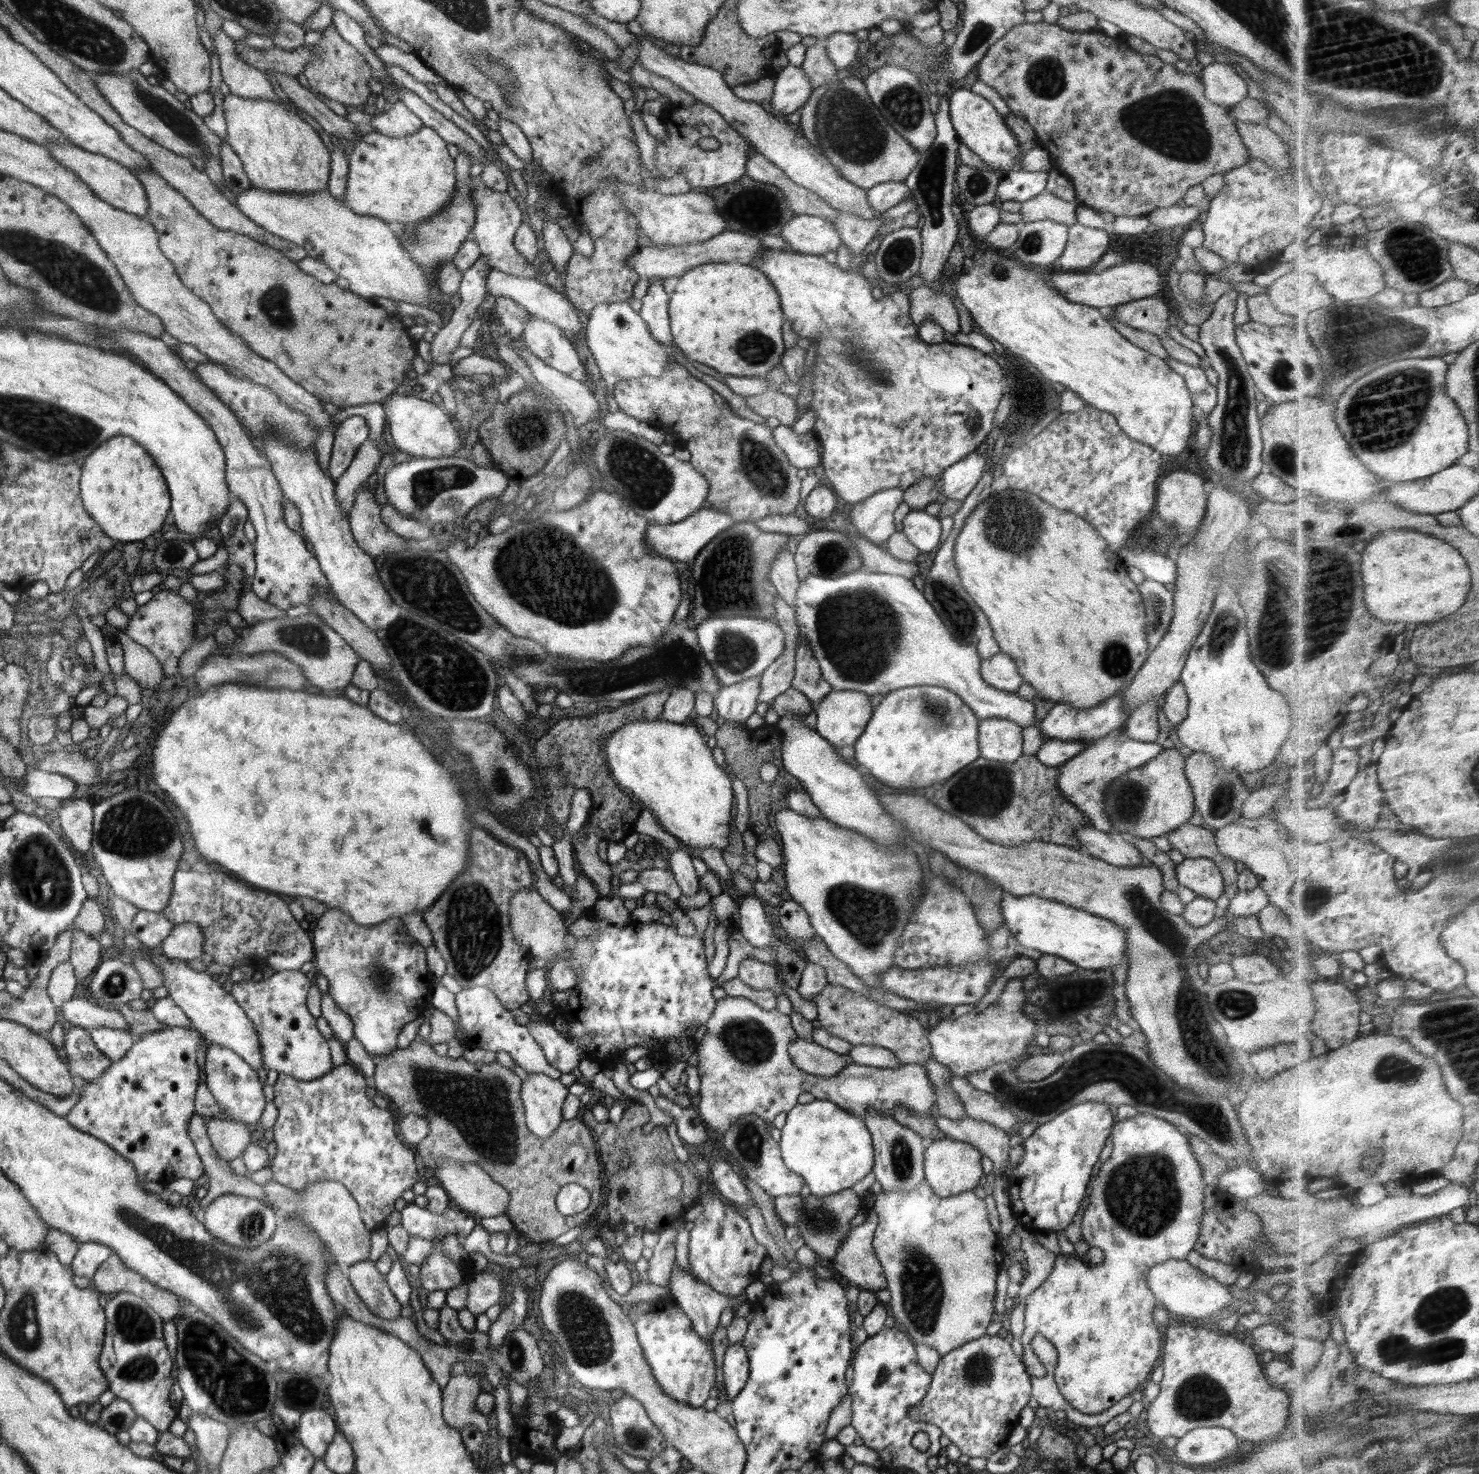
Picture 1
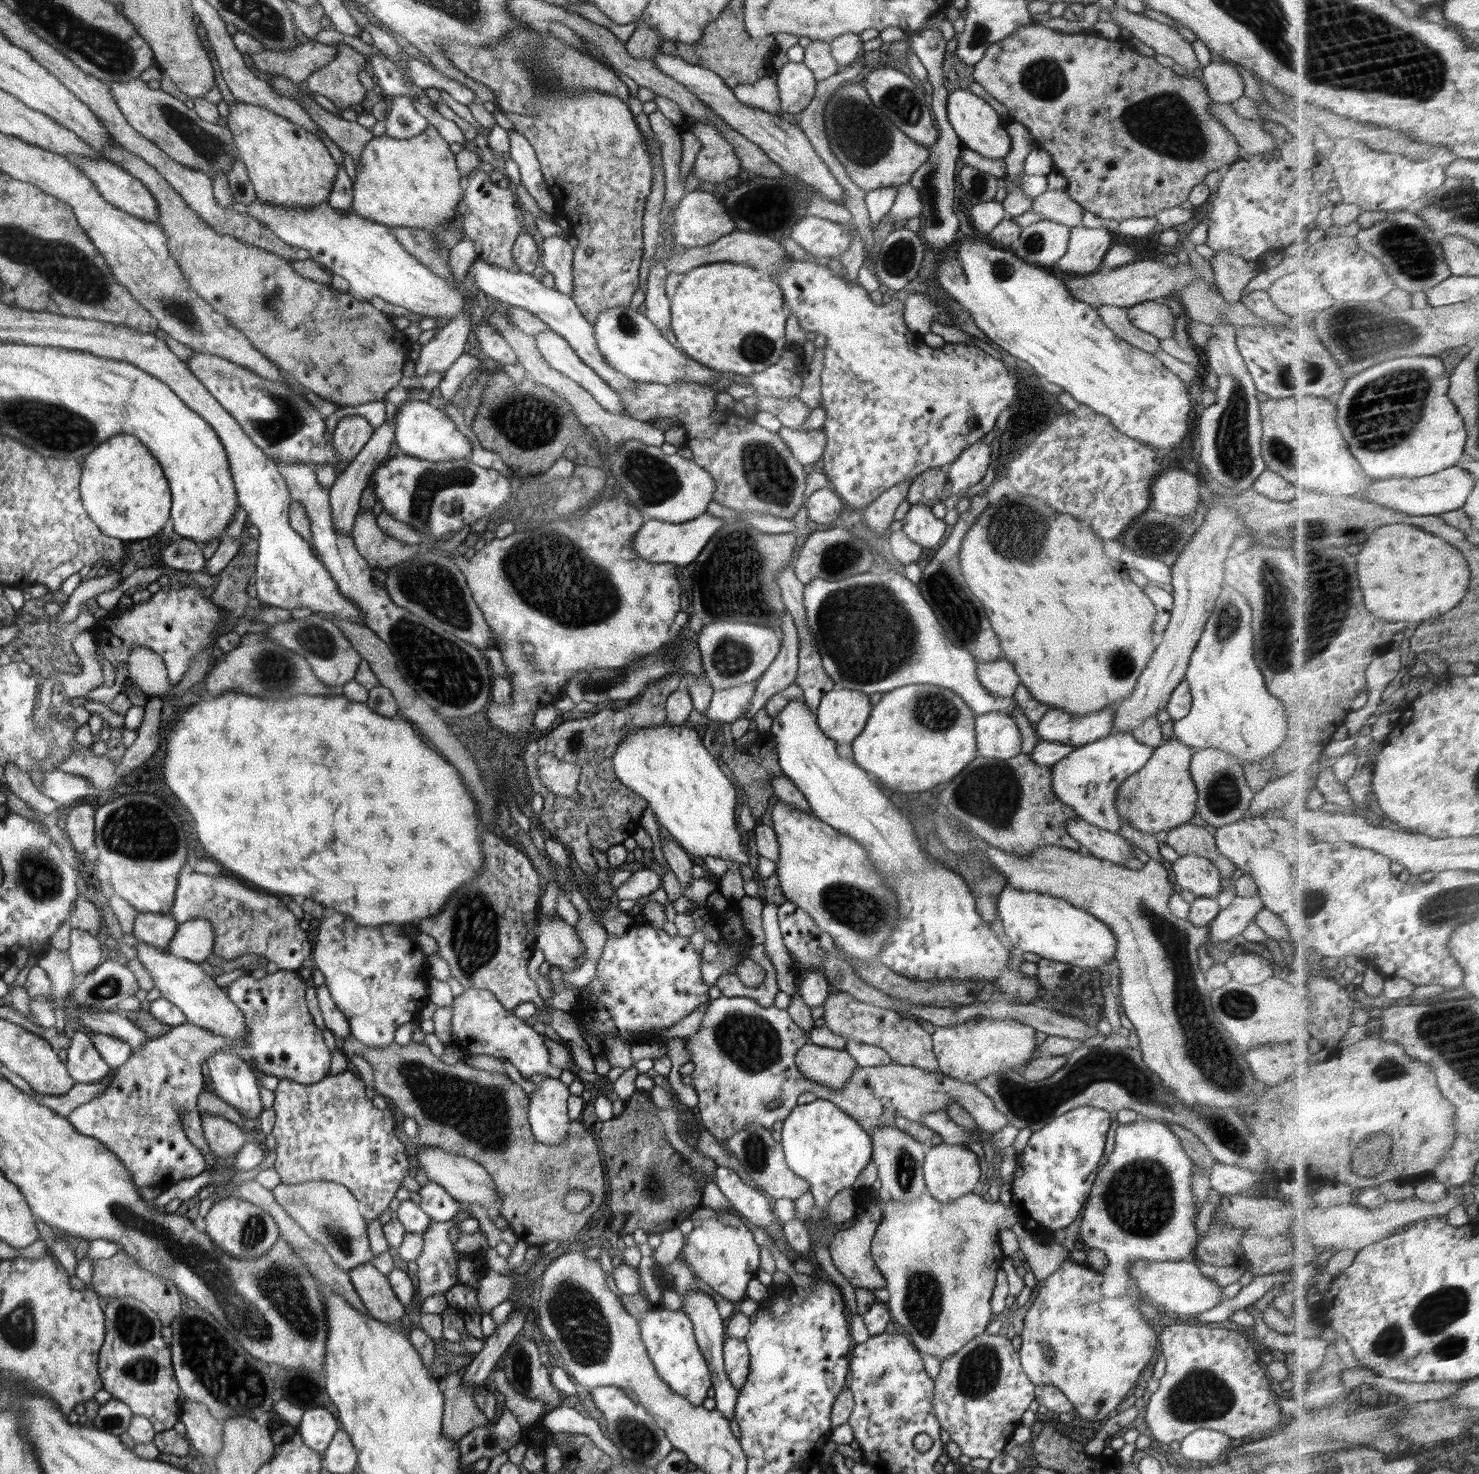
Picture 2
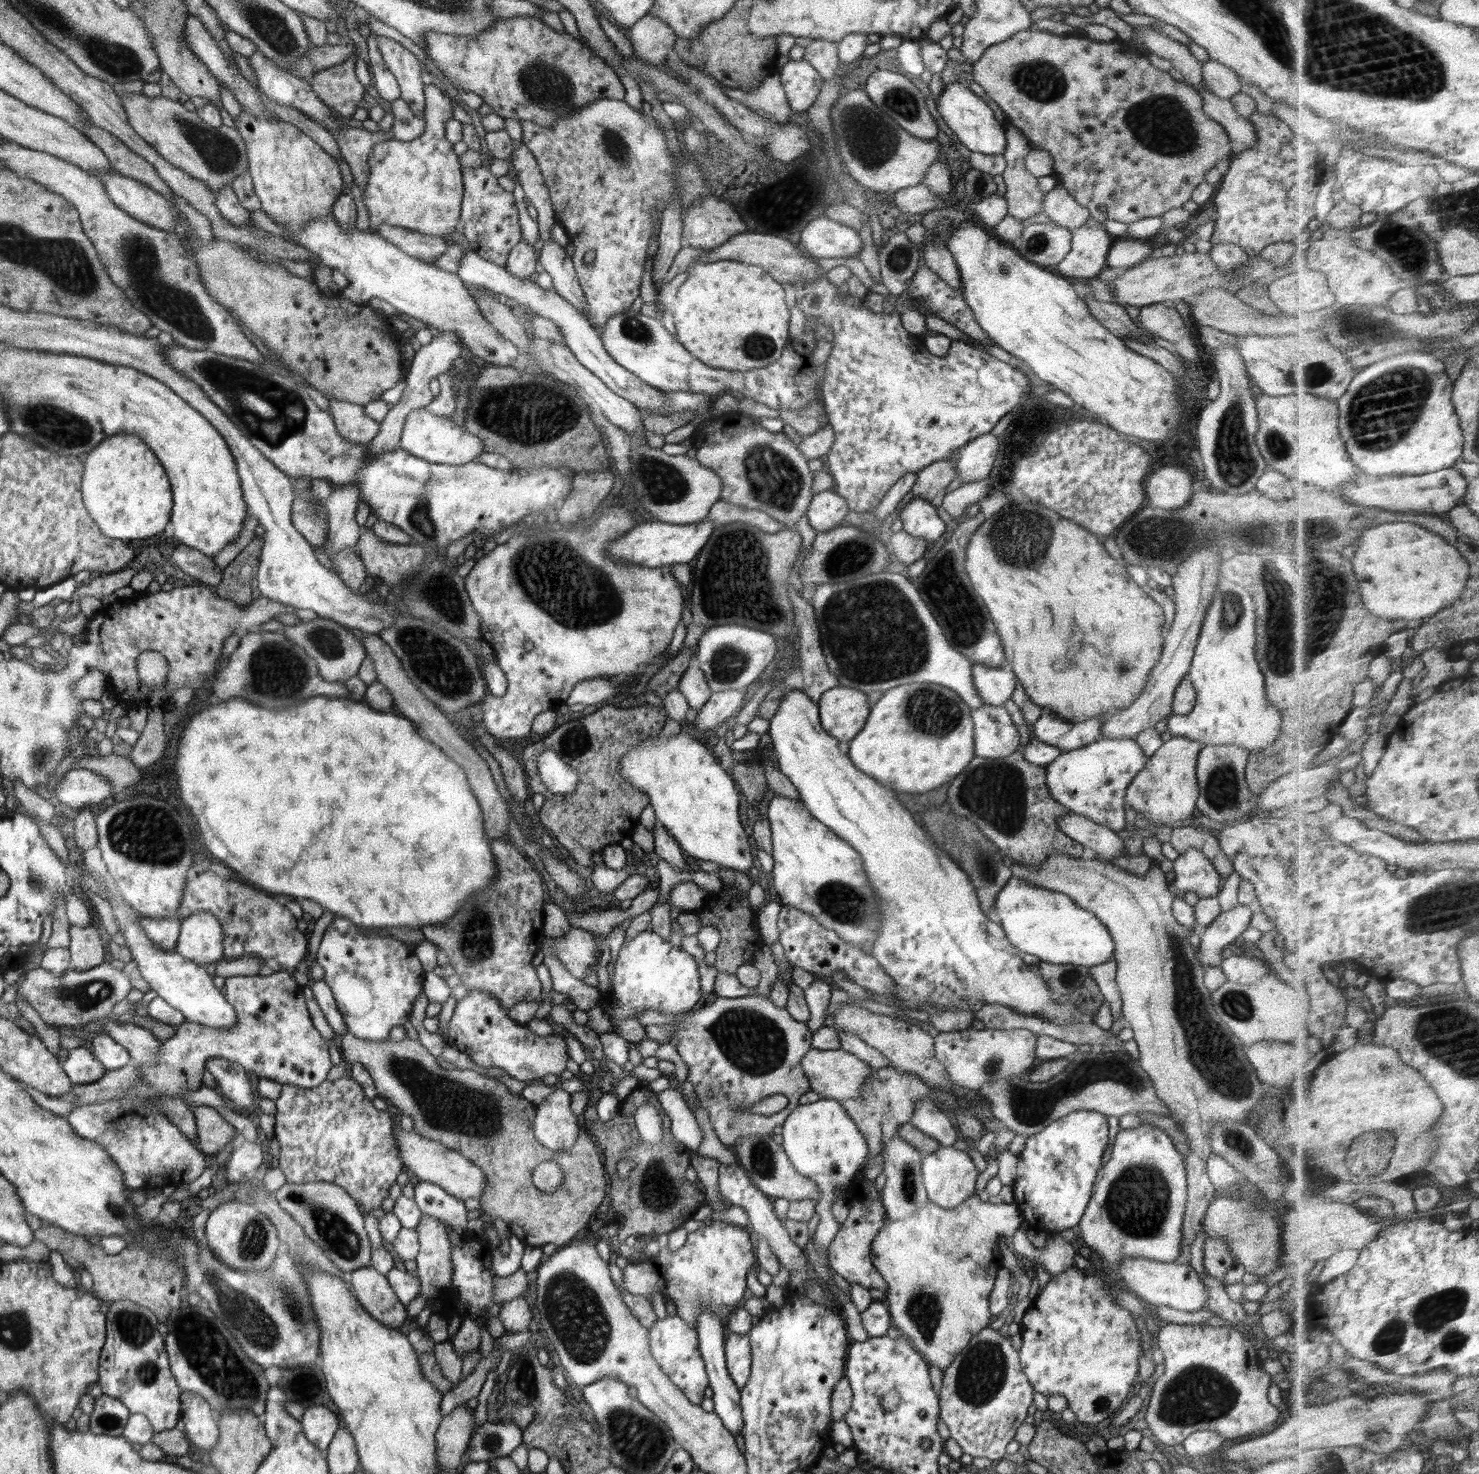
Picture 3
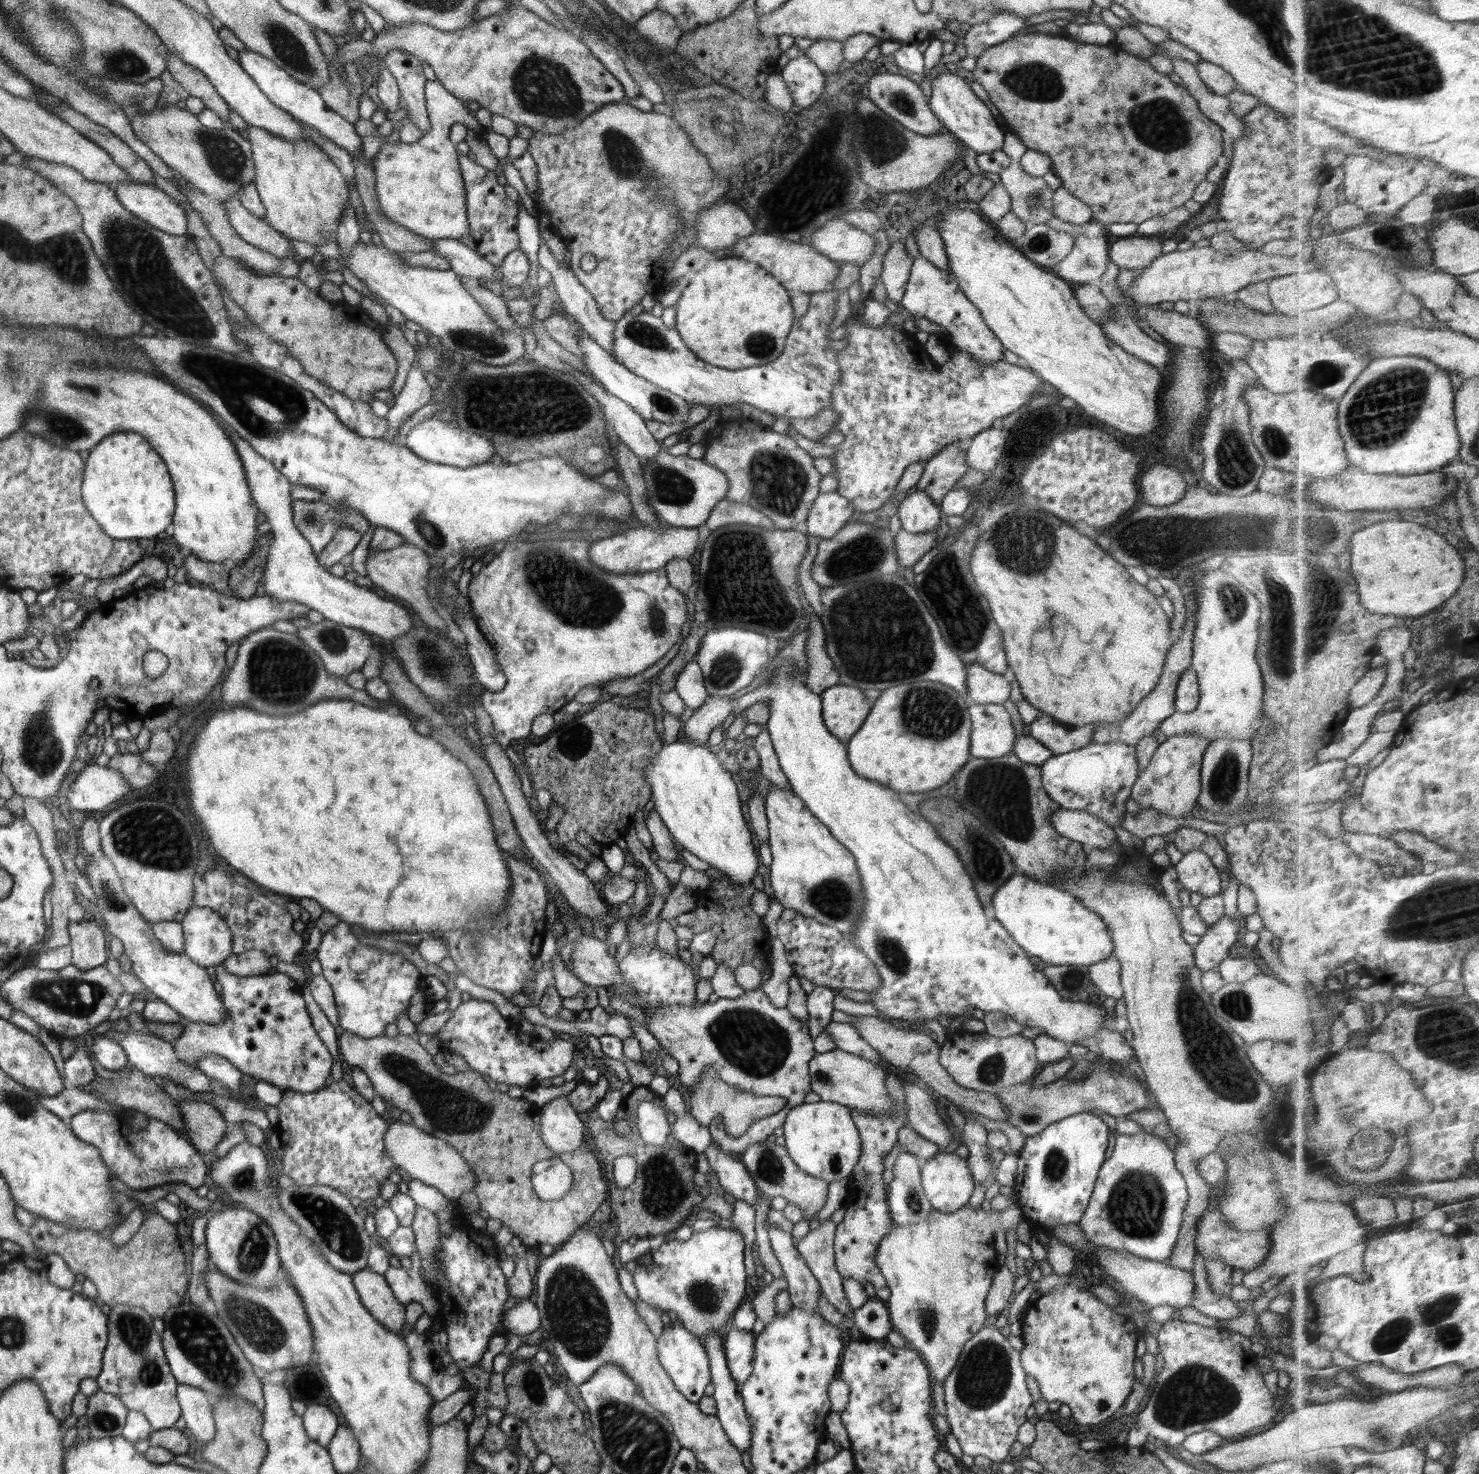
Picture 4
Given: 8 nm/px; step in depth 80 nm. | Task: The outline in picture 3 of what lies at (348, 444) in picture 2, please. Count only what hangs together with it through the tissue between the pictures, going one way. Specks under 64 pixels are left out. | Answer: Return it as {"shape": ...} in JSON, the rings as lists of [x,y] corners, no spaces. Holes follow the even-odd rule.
{"shape":[[[328,399],[328,404],[335,422],[334,426],[348,444],[352,446],[369,444],[380,431],[380,423],[372,420],[364,412],[362,405],[338,399]]]}

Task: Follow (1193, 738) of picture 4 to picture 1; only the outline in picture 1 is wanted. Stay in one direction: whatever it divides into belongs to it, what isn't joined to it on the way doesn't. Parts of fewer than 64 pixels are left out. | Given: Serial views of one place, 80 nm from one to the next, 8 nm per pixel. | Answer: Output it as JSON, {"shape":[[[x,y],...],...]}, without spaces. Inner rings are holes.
{"shape":[[[1177,748],[1164,749],[1156,758],[1151,758],[1146,764],[1137,766],[1128,773],[1120,775],[1114,779],[1106,789],[1104,789],[1104,814],[1112,823],[1113,832],[1118,832],[1123,836],[1134,836],[1140,839],[1151,840],[1154,837],[1165,835],[1167,832],[1178,828],[1192,818],[1195,804],[1192,790],[1188,779],[1184,776],[1184,755]]]}

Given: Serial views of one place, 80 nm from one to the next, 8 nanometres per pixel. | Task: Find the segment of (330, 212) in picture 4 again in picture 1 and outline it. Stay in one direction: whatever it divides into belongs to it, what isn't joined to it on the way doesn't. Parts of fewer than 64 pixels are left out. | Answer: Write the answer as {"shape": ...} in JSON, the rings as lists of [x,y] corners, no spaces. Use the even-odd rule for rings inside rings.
{"shape":[[[228,94],[223,101],[226,139],[242,161],[253,186],[272,192],[314,194],[326,190],[331,171],[330,151],[320,135],[284,103]]]}

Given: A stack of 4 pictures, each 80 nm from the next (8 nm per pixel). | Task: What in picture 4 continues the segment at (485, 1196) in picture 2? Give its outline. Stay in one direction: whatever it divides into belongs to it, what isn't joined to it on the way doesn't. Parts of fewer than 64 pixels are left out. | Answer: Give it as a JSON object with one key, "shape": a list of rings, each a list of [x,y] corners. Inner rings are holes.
{"shape":[[[390,1119],[385,1134],[384,1146],[388,1156],[392,1158],[398,1171],[406,1178],[420,1180],[428,1186],[437,1188],[446,1198],[461,1200],[463,1192],[474,1190],[477,1183],[475,1174],[468,1163],[445,1140],[430,1136],[413,1122],[403,1123]]]}

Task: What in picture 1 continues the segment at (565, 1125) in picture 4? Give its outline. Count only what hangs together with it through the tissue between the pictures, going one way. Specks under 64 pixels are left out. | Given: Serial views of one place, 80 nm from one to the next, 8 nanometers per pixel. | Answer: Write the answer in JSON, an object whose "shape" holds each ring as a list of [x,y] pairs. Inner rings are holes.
{"shape":[[[544,1073],[530,1074],[522,1081],[521,1097],[528,1130],[540,1140],[548,1138],[563,1121],[563,1104],[568,1087]]]}

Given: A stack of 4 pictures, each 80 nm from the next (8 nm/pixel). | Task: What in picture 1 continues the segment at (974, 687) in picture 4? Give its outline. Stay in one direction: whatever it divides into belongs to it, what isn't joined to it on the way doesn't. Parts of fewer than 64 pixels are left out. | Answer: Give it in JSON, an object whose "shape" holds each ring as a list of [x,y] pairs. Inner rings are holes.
{"shape":[[[1001,651],[992,658],[981,660],[980,674],[990,686],[1012,693],[1015,693],[1024,681],[1018,674],[1014,660]]]}

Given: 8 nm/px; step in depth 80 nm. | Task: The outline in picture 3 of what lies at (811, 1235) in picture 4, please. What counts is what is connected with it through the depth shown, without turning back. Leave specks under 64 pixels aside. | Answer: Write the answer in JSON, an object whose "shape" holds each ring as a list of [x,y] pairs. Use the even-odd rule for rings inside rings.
{"shape":[[[820,1097],[816,1102],[799,1104],[788,1116],[782,1125],[785,1153],[792,1166],[802,1176],[814,1181],[819,1188],[819,1200],[816,1201],[815,1212],[820,1215],[820,1221],[814,1234],[809,1238],[803,1253],[810,1261],[816,1277],[826,1284],[828,1292],[833,1295],[834,1301],[840,1305],[841,1314],[847,1324],[847,1332],[851,1342],[865,1342],[869,1335],[862,1325],[861,1314],[851,1300],[838,1288],[832,1279],[830,1270],[826,1268],[827,1250],[842,1227],[832,1214],[833,1196],[839,1186],[850,1187],[858,1172],[863,1168],[868,1156],[868,1145],[863,1134],[858,1130],[846,1109],[832,1099]]]}

